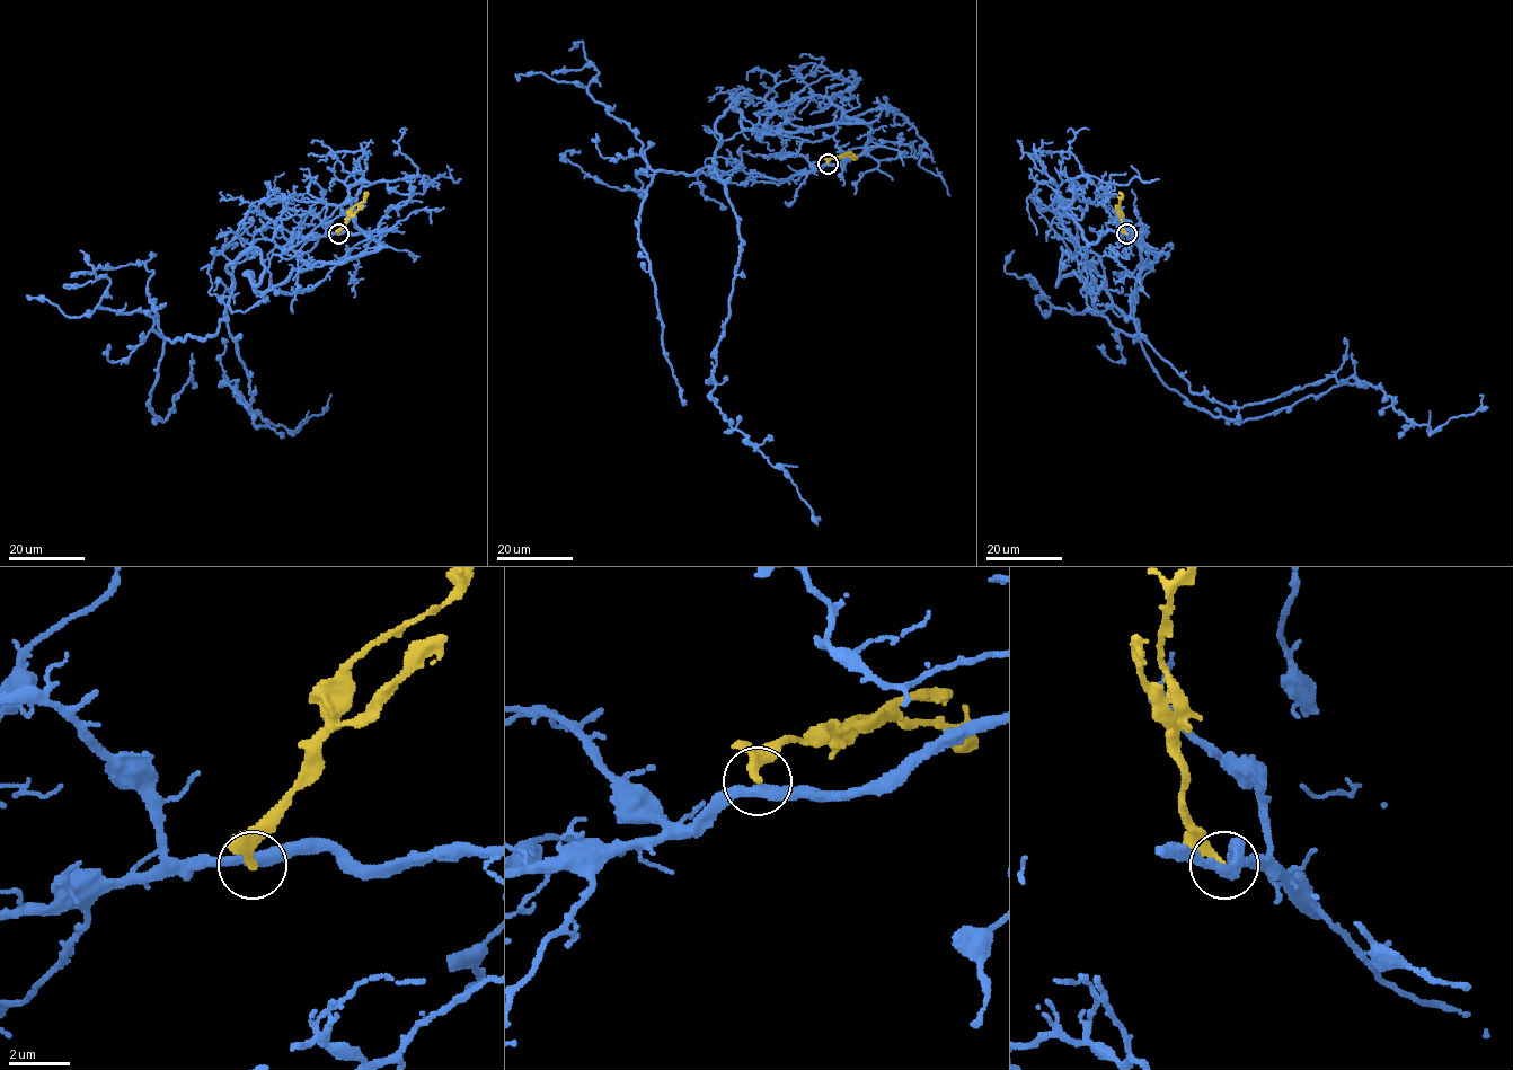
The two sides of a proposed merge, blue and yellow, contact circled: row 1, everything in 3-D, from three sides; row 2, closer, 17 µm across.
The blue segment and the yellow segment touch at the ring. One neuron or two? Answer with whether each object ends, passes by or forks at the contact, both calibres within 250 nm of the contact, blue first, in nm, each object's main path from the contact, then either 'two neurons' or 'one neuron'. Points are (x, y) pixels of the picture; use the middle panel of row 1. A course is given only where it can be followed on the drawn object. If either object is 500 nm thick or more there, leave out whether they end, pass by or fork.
blue passes by | yellow ends | 360/320 nm | blue via (828, 164), (784, 179), (742, 170), (719, 179), (711, 167), (741, 241), (711, 399), (819, 516) | yellow via (828, 164), (831, 158), (855, 156) | two neurons

